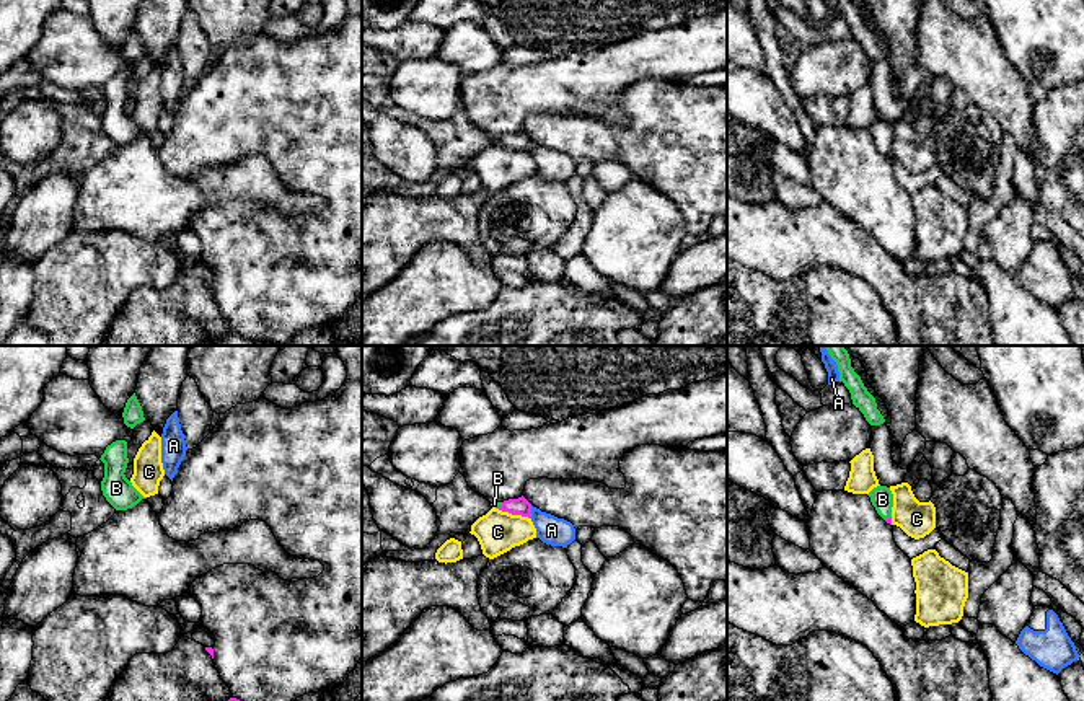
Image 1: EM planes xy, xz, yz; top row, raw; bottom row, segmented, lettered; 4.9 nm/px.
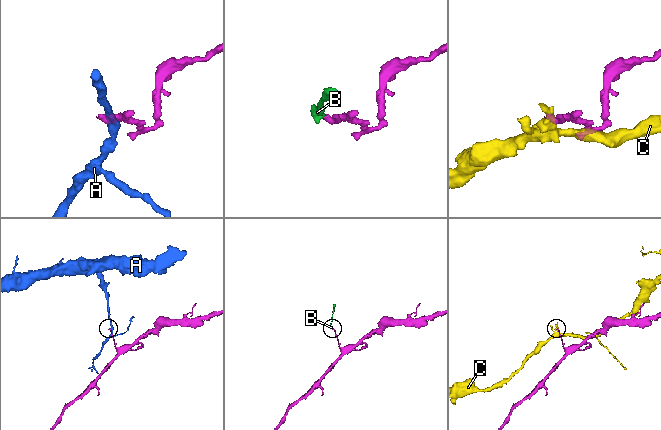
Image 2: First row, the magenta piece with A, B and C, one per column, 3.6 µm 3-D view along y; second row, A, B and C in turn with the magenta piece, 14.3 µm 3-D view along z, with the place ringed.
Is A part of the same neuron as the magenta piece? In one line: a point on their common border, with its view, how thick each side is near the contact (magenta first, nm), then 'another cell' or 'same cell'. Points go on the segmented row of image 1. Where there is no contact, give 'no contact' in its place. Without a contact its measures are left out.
contact xz (530, 512); calibres 90 and 140 nm; another cell

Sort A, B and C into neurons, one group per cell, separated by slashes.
A / B / C

